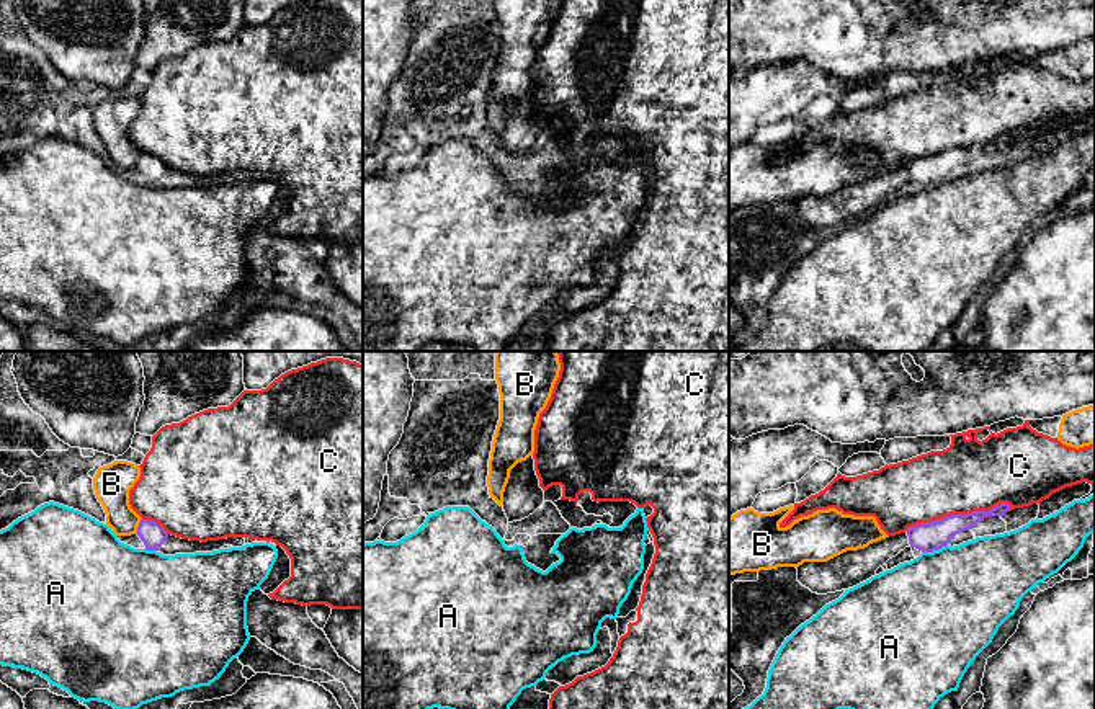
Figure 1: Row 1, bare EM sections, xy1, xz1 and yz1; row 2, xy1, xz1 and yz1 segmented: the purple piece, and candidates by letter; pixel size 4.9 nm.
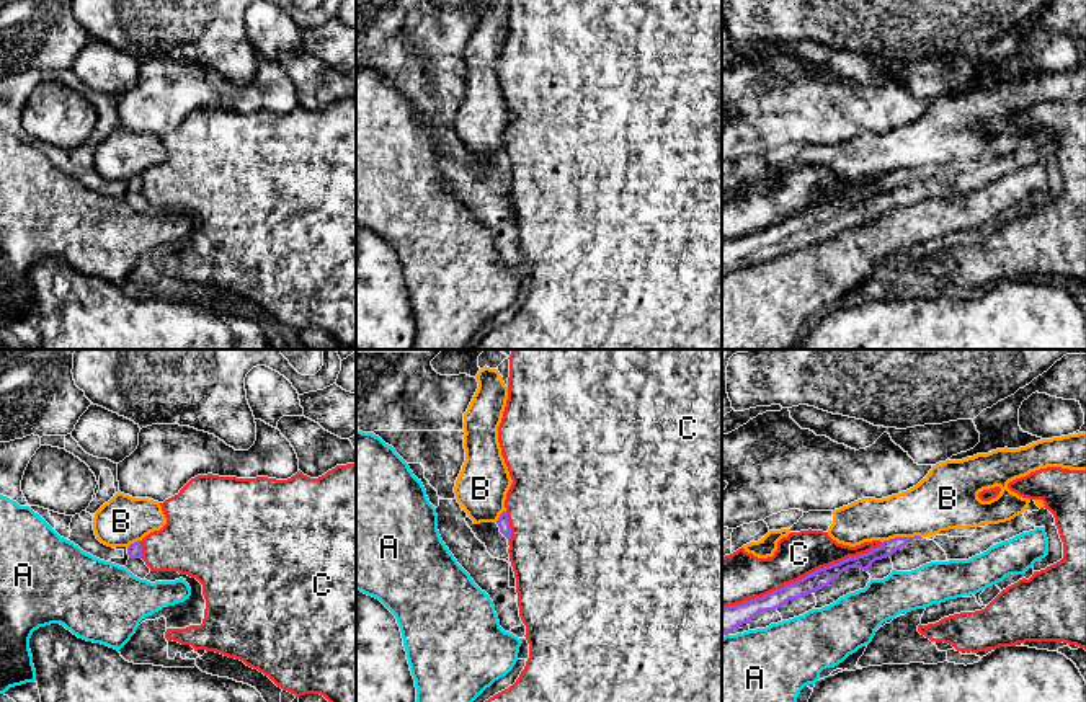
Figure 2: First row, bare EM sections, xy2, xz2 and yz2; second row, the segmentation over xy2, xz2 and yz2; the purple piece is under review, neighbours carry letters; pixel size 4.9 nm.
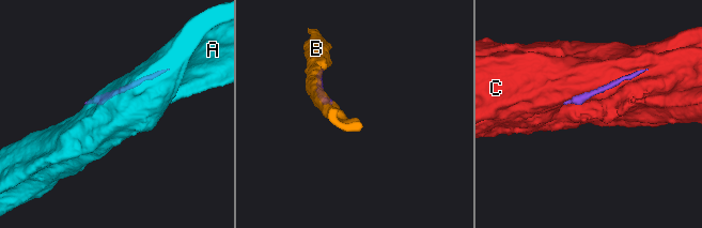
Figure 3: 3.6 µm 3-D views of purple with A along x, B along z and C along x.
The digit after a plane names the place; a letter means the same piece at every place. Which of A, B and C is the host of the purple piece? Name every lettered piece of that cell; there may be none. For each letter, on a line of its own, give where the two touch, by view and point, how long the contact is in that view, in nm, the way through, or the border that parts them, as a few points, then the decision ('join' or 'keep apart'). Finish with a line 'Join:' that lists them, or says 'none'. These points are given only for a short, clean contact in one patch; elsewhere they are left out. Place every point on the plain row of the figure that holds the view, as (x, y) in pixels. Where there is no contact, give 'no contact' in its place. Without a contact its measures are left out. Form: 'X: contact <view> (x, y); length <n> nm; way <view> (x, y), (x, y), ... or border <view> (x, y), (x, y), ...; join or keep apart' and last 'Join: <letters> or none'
A: contact yz1 (934, 183); length 130 nm; border yz1 (947, 178), (922, 187); keep apart
B: contact yz2 (900, 172); length 190 nm; keep apart
C: contact yz2 (802, 213); length 850 nm; keep apart
Join: none

